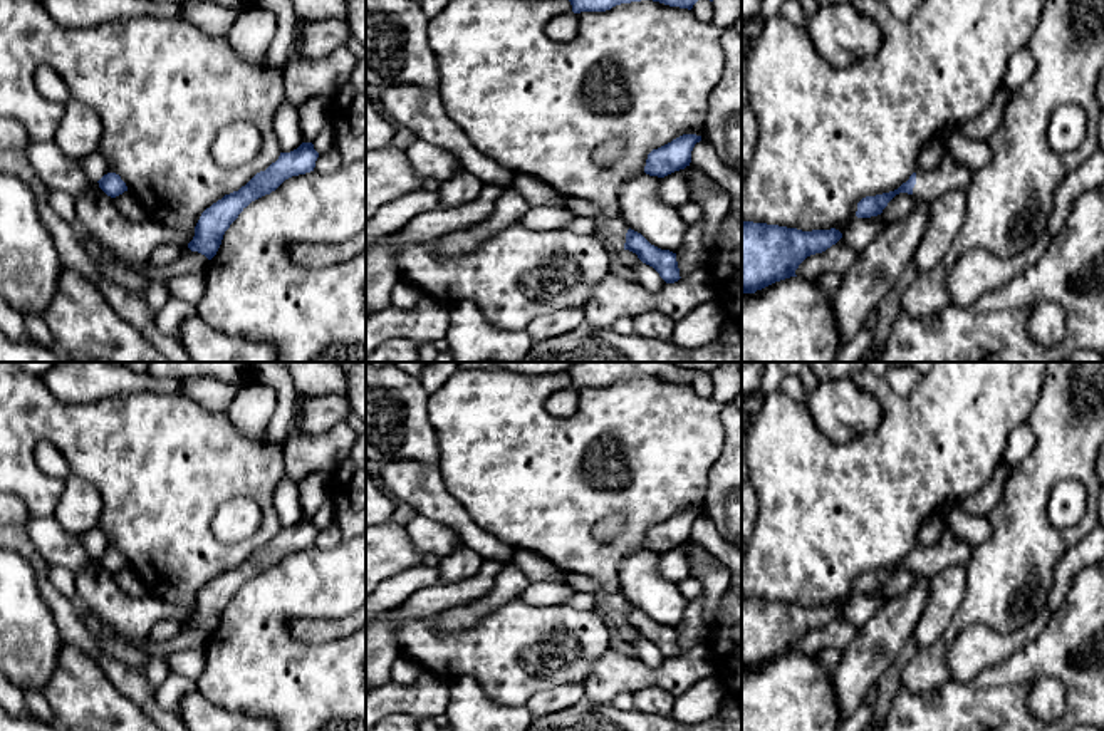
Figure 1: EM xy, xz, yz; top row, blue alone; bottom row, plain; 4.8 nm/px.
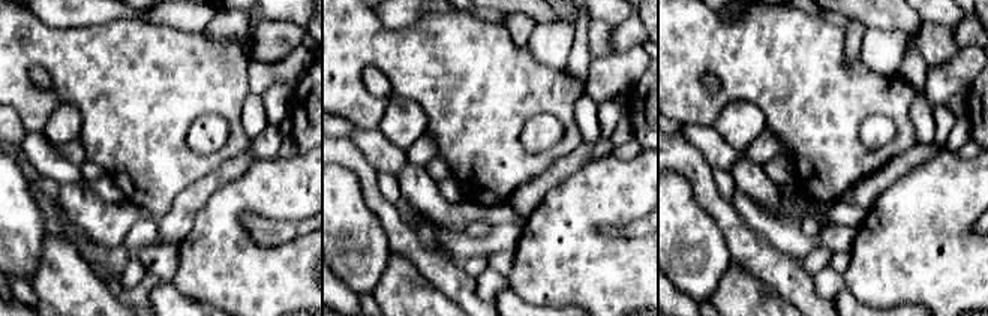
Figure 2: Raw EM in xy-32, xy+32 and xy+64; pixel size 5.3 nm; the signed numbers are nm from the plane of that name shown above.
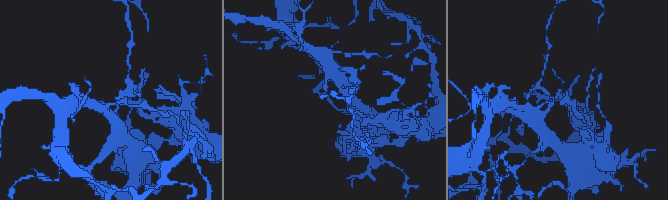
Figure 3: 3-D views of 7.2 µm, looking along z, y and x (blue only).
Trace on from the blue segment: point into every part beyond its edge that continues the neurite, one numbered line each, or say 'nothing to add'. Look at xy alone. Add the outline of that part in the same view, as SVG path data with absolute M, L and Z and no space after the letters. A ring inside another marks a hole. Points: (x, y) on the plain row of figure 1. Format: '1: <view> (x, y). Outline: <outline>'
nothing to add

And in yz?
1: yz (948, 552). Outline: M946 530L938 543L931 547L916 547L913 572L931 578L946 567L965 567L973 548L971 543L956 538Z

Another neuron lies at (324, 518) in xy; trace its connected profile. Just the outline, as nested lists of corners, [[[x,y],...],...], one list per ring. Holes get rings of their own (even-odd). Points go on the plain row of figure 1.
[[[331,500],[325,501],[312,520],[319,530],[325,530],[332,526],[334,525],[334,503]]]

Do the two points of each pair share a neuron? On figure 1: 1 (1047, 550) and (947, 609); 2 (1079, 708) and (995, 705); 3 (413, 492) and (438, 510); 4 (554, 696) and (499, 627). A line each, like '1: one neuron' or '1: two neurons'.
1: two neurons
2: one neuron
3: one neuron
4: two neurons

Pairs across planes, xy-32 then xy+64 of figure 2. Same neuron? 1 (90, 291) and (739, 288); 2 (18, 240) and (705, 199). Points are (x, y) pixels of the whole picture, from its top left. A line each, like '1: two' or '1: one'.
1: one
2: two

